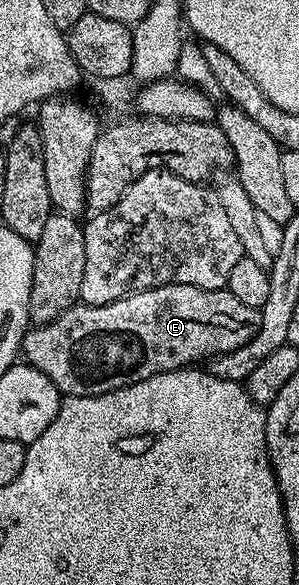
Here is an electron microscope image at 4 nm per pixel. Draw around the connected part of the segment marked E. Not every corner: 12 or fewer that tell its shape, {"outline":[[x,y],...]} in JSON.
{"outline":[[183,283],[70,307],[21,354],[66,397],[240,349],[262,311]]}

